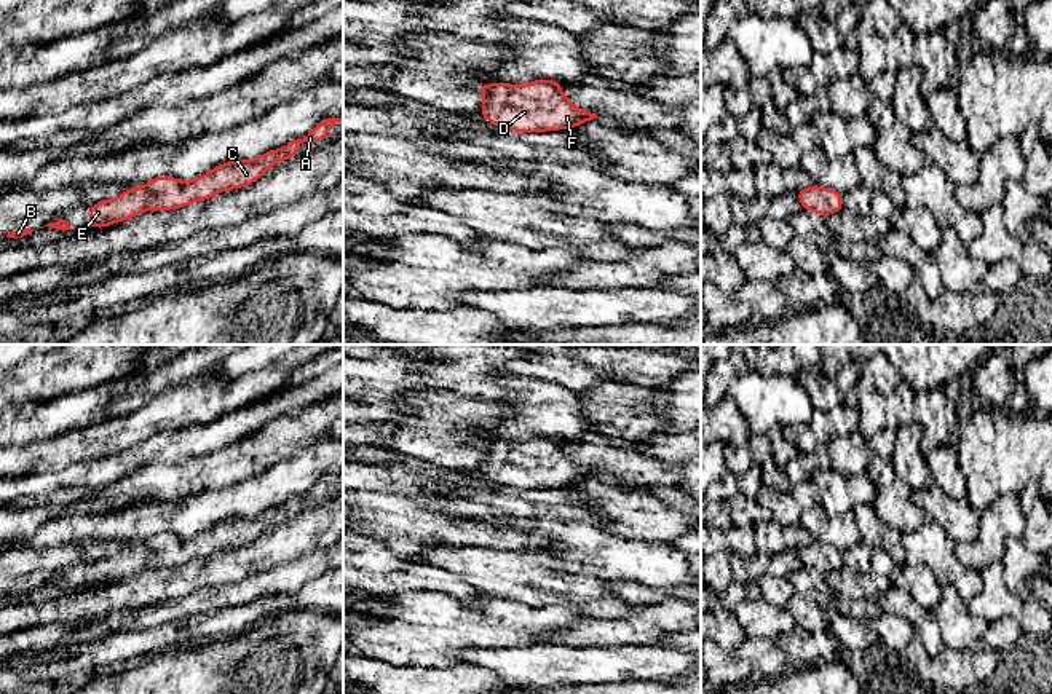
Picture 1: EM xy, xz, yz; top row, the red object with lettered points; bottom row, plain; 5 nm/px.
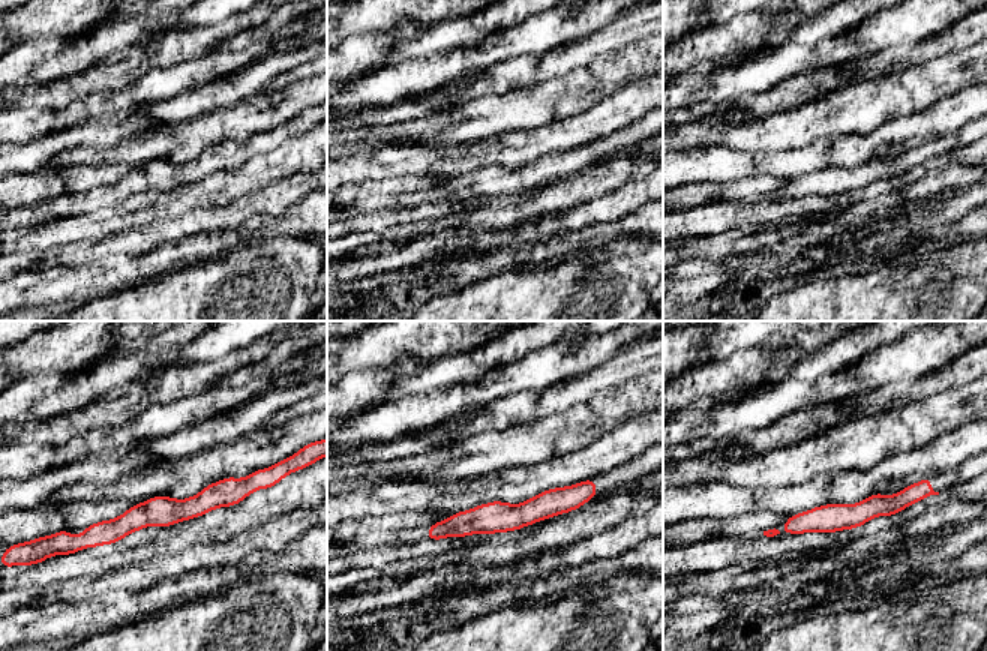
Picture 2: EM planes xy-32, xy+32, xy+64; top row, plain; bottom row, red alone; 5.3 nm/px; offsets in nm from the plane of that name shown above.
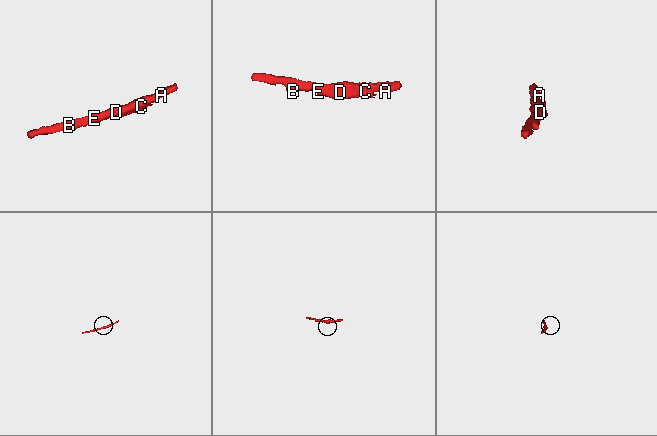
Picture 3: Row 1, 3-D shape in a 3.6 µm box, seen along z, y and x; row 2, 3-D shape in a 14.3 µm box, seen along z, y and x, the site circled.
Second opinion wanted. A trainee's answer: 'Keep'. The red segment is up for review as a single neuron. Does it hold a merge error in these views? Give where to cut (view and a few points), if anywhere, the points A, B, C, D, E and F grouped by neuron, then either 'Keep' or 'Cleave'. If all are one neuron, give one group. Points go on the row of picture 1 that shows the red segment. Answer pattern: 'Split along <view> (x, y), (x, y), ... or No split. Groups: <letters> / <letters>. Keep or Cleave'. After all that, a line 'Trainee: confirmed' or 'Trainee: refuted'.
No split. Groups: A B C D E F. Keep
Trainee: confirmed

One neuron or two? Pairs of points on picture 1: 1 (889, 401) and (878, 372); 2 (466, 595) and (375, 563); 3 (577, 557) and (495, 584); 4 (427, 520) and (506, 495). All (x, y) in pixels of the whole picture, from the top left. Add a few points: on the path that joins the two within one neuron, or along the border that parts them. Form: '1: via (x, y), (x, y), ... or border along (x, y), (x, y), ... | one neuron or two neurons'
1: via (886, 394), (880, 388), (878, 378) | one neuron
2: via (444, 581), (398, 579) | one neuron
3: border along (540, 549), (545, 549), (561, 568), (593, 576) | two neurons
4: border along (419, 503), (449, 506), (476, 517) | two neurons

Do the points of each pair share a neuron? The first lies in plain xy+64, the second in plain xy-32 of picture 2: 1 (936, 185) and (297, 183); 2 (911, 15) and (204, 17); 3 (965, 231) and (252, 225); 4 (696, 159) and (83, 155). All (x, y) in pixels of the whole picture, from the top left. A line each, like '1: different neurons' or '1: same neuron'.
1: different neurons
2: different neurons
3: same neuron
4: same neuron

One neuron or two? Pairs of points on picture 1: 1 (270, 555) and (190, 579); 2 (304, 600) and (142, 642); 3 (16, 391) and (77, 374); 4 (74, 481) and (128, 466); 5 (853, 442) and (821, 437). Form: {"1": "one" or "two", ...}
{"1": "one", "2": "one", "3": "one", "4": "one", "5": "two"}

